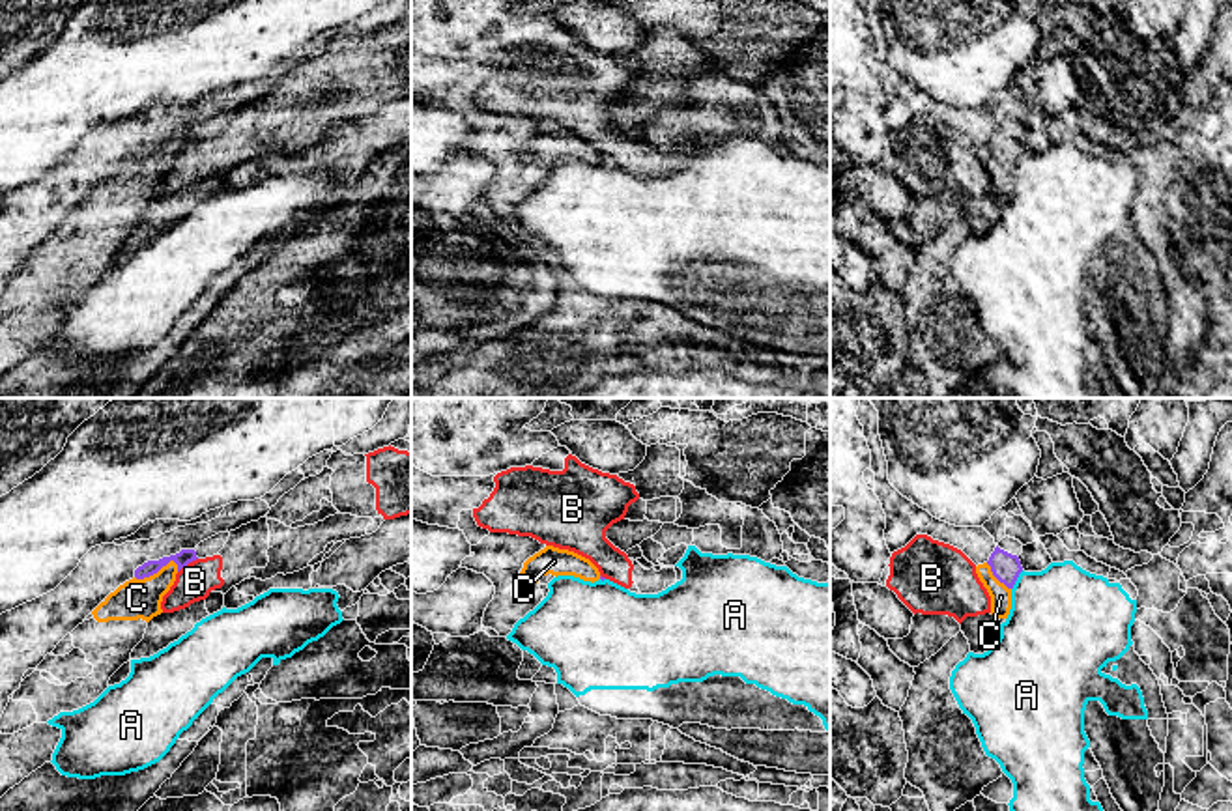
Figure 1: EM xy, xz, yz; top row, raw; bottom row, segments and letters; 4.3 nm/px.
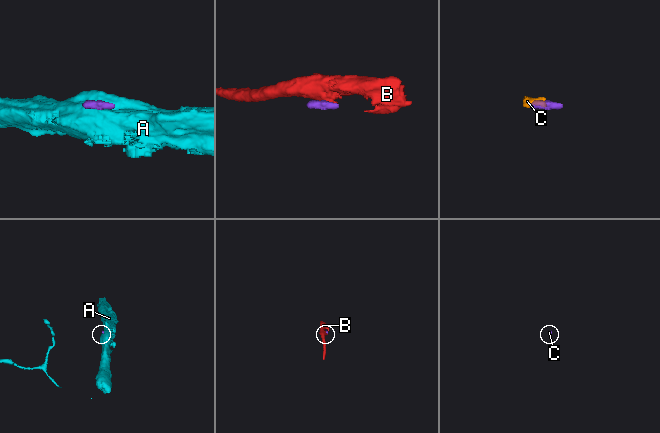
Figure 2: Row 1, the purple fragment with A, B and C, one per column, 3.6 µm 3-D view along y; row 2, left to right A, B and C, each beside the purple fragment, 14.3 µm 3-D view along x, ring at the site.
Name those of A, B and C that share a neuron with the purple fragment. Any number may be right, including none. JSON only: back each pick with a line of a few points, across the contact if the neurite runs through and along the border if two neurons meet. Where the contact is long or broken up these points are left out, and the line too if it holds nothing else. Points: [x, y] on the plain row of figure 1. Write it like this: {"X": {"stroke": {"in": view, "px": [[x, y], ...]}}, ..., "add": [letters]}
{"C": {"stroke": {"in": "xy", "px": [[184, 139], [171, 142], [156, 154], [137, 180]]}}, "add": ["C"]}

